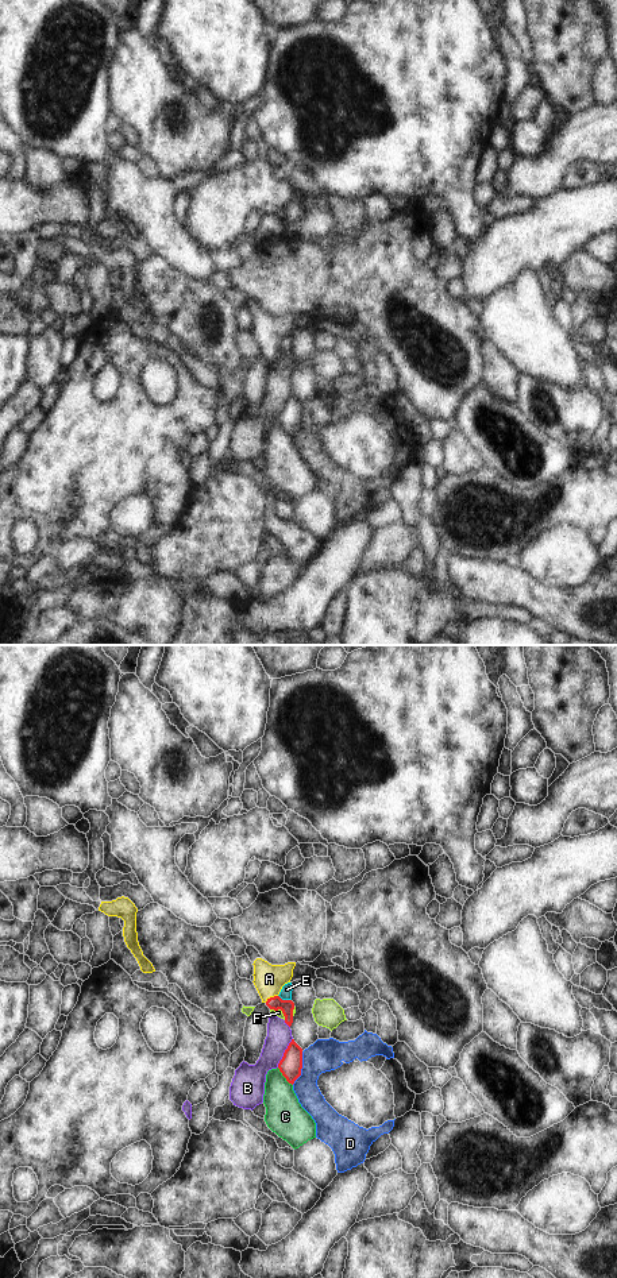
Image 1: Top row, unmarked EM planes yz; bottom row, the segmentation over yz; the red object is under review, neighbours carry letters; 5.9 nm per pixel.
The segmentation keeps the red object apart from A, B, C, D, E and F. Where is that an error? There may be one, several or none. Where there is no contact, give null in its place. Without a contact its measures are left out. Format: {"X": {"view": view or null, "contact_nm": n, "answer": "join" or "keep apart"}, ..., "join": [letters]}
{"A": {"view": "yz", "contact_nm": 90, "answer": "join"}, "B": {"view": "yz", "contact_nm": 200, "answer": "keep apart"}, "C": {"view": "yz", "contact_nm": 140, "answer": "keep apart"}, "D": {"view": "yz", "contact_nm": 220, "answer": "keep apart"}, "E": {"view": "yz", "contact_nm": 90, "answer": "keep apart"}, "F": {"view": "yz", "contact_nm": 120, "answer": "keep apart"}, "join": ["A"]}

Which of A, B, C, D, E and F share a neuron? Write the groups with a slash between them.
A / B E / C / D / F

